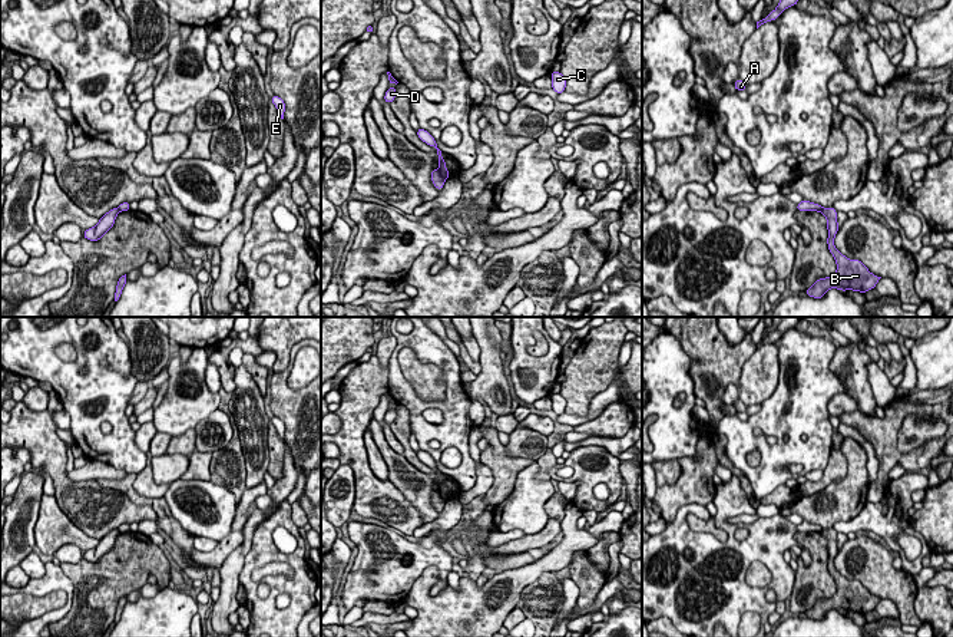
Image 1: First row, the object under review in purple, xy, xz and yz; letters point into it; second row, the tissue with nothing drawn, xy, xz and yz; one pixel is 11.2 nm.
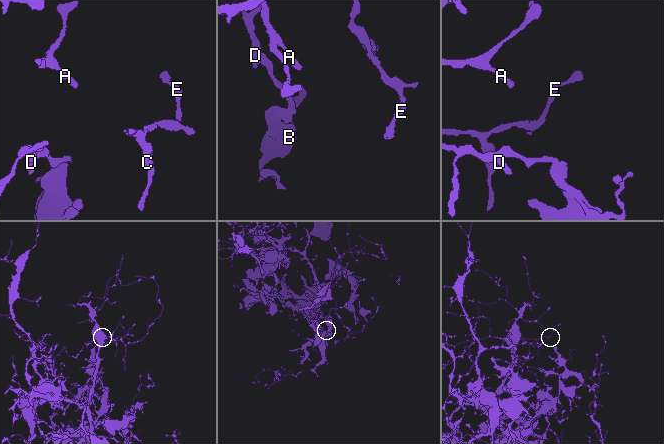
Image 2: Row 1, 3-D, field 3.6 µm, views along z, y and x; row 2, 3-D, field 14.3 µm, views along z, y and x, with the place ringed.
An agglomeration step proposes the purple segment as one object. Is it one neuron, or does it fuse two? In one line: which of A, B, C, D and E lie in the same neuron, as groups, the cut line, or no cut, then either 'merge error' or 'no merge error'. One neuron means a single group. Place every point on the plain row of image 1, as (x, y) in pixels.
A C D E / B; cut in xz along (437, 491), (444, 501); merge error

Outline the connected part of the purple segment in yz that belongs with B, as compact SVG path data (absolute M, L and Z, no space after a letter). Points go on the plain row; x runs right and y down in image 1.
M833 528L823 529L820 532L827 539L828 551L828 572L833 575L837 593L831 598L818 600L805 615L814 620L823 620L825 613L830 610L837 610L841 613L853 611L866 614L873 611L881 598L874 597L860 581L850 581L843 577L834 567L834 560L838 552L837 532Z

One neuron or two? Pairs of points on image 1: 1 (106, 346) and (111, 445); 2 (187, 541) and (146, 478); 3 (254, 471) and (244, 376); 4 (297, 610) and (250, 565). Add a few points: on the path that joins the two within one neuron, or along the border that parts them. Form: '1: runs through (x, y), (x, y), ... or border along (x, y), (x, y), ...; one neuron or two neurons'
1: runs through (116, 370), (118, 421); one neuron
2: border along (135, 475), (133, 488), (139, 494), (162, 498); two neurons
3: runs through (255, 448), (247, 399); one neuron
4: runs through (278, 614), (270, 614), (251, 596), (248, 584); one neuron

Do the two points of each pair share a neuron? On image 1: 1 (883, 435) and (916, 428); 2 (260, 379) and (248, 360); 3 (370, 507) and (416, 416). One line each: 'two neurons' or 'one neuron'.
1: two neurons
2: one neuron
3: two neurons

